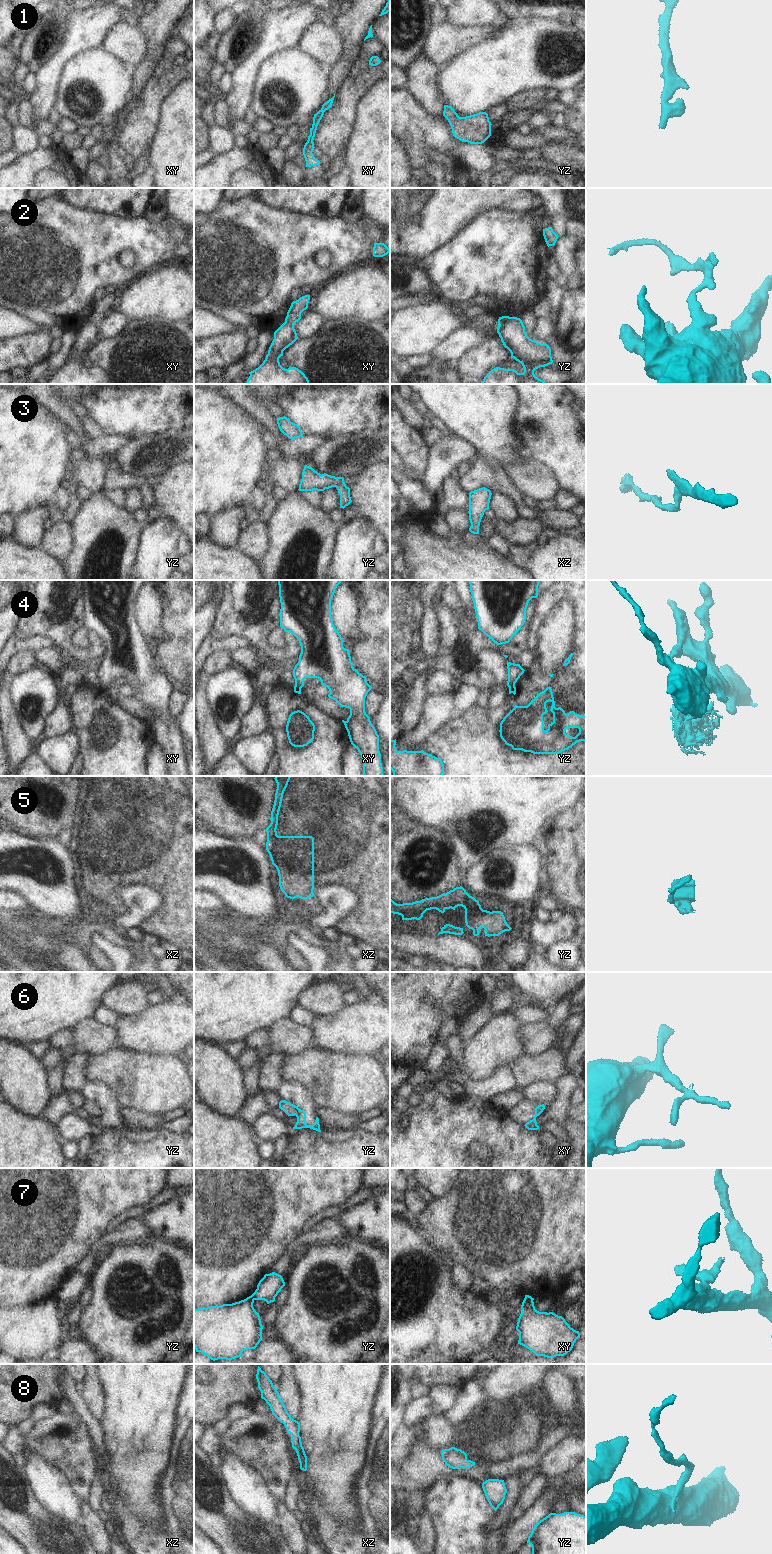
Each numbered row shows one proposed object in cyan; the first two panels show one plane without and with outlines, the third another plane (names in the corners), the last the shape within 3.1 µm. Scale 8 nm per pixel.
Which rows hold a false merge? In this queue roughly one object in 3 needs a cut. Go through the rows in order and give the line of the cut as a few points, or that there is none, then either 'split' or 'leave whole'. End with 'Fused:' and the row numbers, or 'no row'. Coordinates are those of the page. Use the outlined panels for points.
1: no cut | leave whole
2: yz (510, 317), (499, 326) | split
3: no cut | leave whole
4: xy (295, 684), (300, 689) | split
5: yz (444, 894), (444, 906), (446, 908) | split
6: yz (293, 1105), (296, 1114) | split
7: yz (250, 1296), (253, 1300) | split
8: no cut | leave whole
Fused: 2, 4, 5, 6, 7

